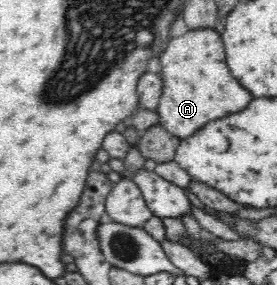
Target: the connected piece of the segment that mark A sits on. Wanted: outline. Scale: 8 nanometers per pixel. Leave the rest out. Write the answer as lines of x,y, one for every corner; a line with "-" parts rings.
195,29
178,38
170,38
165,51
159,55
159,58
163,66
161,70
163,94
156,110
159,115
158,123
180,140
189,139
191,135
195,135
199,129
205,128
205,125
209,125
211,121
227,117
229,113
239,113
253,101
253,95
243,85
239,85
233,73
229,73
221,36
215,32
215,29

